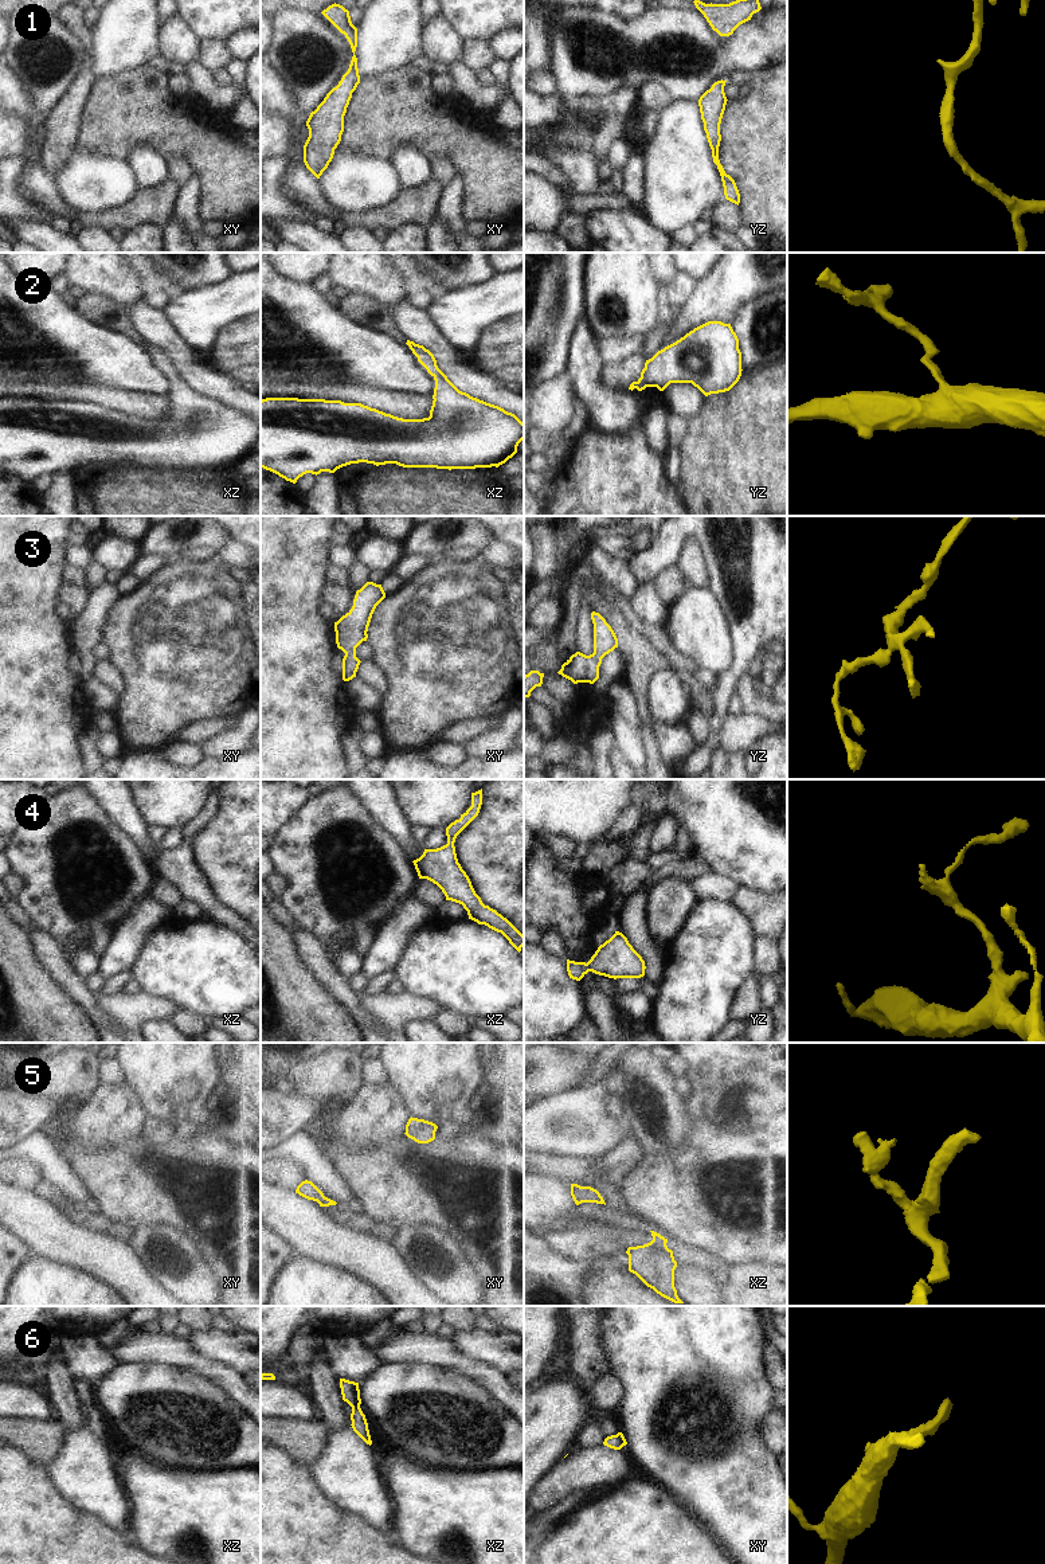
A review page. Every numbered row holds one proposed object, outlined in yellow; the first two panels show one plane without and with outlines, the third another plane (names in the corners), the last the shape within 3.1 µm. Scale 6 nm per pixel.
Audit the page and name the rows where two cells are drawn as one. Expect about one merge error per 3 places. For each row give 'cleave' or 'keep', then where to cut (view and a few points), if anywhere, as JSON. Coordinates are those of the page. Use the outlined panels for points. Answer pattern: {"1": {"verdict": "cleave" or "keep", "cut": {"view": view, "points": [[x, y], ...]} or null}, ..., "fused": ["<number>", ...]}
{"1": {"verdict": "keep", "cut": null}, "2": {"verdict": "keep", "cut": null}, "3": {"verdict": "keep", "cut": null}, "4": {"verdict": "keep", "cut": null}, "5": {"verdict": "keep", "cut": null}, "6": {"verdict": "keep", "cut": null}, "fused": []}

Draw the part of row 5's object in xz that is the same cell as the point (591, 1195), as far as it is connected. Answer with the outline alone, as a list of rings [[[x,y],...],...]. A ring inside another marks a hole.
[[[571,1184],[571,1196],[576,1205],[582,1203],[596,1203],[606,1205],[600,1193],[591,1186],[580,1186],[578,1184]]]

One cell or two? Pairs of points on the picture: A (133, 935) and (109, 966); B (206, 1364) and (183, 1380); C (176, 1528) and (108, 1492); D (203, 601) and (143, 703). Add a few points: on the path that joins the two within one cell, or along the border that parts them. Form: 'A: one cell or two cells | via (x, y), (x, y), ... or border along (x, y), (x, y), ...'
A: one cell | via (125, 943), (114, 958)
B: two cells | border along (164, 1363), (192, 1368), (208, 1376), (222, 1388)
C: two cells | border along (120, 1475), (132, 1504), (130, 1527)
D: one cell | via (187, 626), (184, 632), (184, 657), (168, 677)

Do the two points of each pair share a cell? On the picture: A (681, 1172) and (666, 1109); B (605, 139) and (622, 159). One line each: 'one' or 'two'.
A: two
B: two

